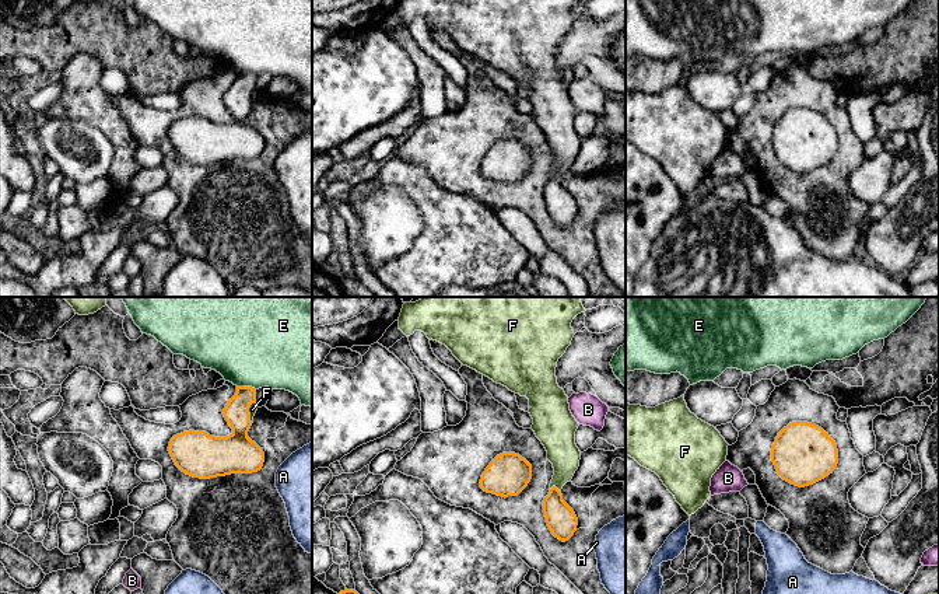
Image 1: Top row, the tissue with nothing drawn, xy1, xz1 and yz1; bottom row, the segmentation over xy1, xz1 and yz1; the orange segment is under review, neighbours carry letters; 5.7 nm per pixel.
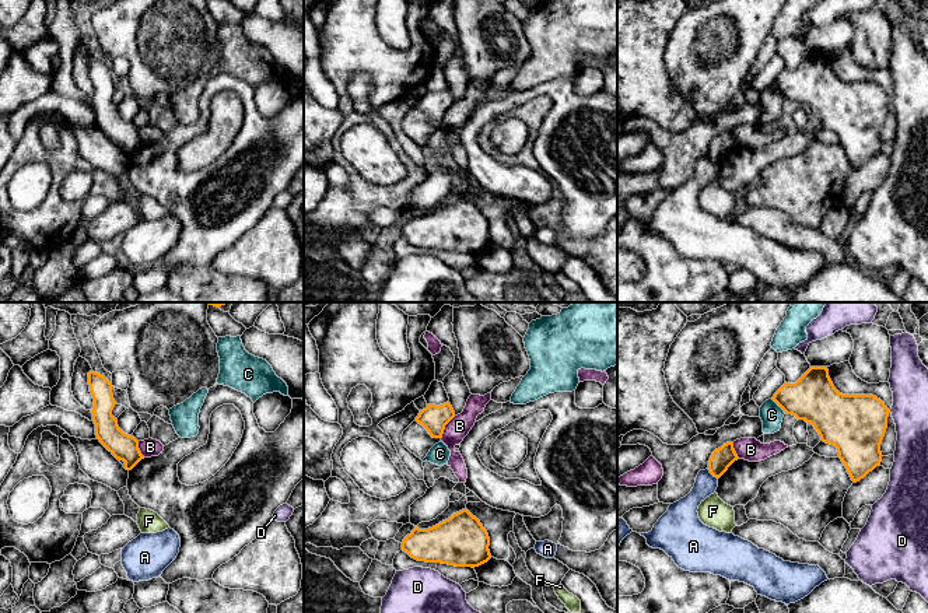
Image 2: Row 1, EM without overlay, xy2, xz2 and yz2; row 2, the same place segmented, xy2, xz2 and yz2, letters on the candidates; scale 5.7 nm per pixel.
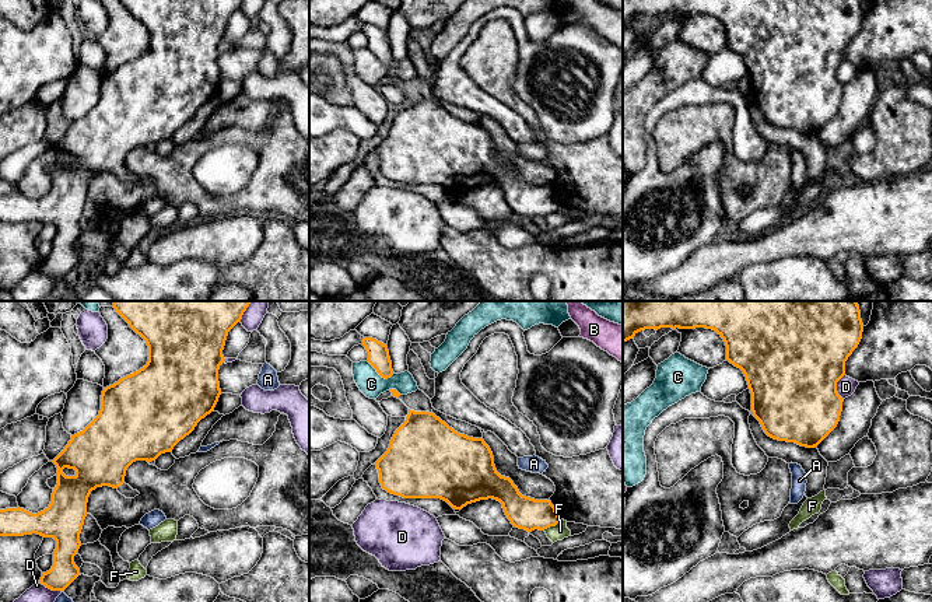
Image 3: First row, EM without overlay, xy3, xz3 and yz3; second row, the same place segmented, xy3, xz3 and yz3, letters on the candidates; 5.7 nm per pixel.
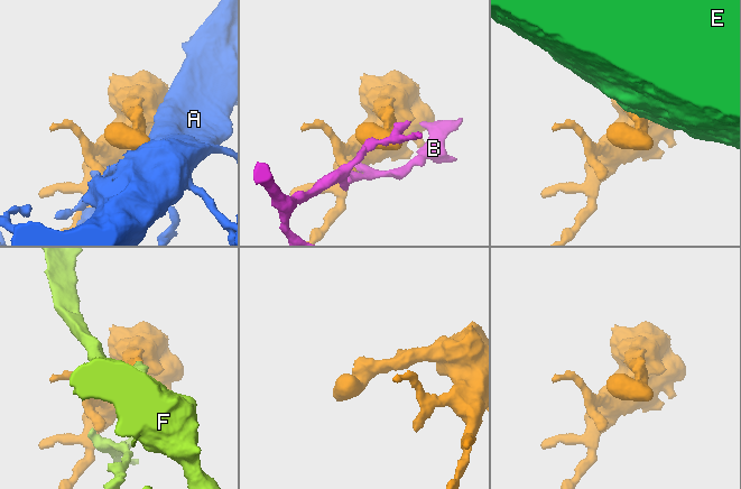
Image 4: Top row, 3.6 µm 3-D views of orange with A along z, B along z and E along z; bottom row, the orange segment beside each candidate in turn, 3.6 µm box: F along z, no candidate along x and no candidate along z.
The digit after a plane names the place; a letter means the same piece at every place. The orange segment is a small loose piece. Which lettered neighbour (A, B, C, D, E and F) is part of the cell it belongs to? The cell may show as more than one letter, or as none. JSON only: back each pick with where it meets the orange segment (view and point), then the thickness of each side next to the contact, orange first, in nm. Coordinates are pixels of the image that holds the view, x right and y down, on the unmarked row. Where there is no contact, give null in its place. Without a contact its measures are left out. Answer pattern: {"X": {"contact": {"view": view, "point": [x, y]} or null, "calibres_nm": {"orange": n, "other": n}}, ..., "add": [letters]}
{"F": {"contact": {"view": "xz3", "point": [552, 212]}, "calibres_nm": {"orange": 190, "other": 90}}, "add": ["F"]}

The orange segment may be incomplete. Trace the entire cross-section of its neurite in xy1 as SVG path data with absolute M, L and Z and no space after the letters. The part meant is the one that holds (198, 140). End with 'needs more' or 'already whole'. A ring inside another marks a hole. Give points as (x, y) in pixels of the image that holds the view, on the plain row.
M236 73L235 81L223 95L232 119L216 123L189 116L174 122L168 137L175 151L186 161L200 165L260 157L264 139L248 123L256 97L256 76Z | needs more

